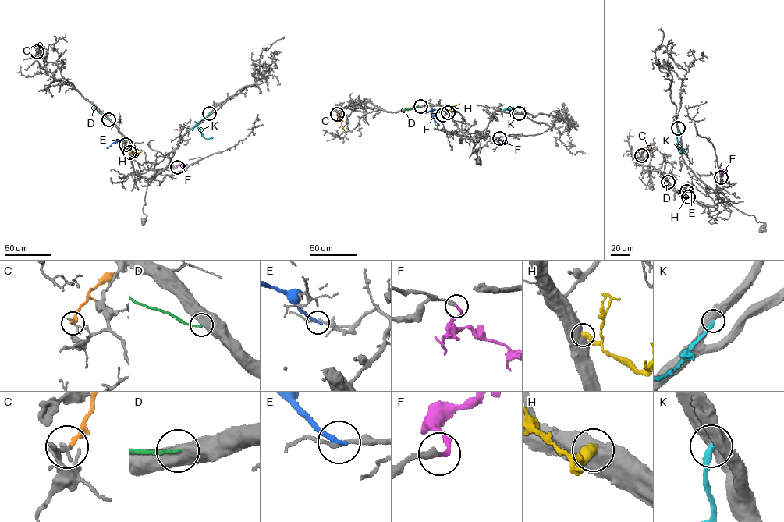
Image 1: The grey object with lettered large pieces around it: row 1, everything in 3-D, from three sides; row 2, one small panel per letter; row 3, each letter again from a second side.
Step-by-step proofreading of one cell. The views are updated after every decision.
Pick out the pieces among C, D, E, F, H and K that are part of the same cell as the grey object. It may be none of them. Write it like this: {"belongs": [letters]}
{"belongs": ["F"]}

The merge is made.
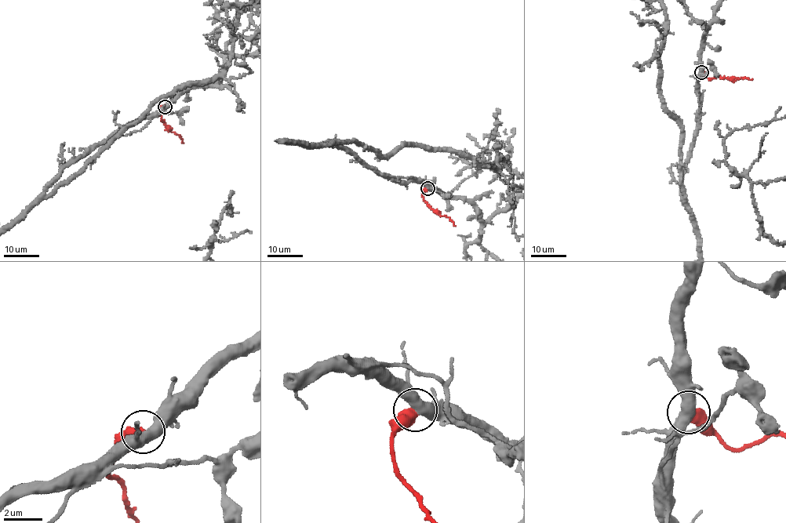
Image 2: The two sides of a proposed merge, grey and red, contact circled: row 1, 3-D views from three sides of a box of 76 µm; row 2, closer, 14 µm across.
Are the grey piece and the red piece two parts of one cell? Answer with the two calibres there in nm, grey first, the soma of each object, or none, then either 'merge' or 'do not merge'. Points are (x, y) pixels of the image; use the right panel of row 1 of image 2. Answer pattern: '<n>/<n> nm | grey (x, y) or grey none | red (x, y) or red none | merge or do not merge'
500/600 nm | grey none | red none | do not merge

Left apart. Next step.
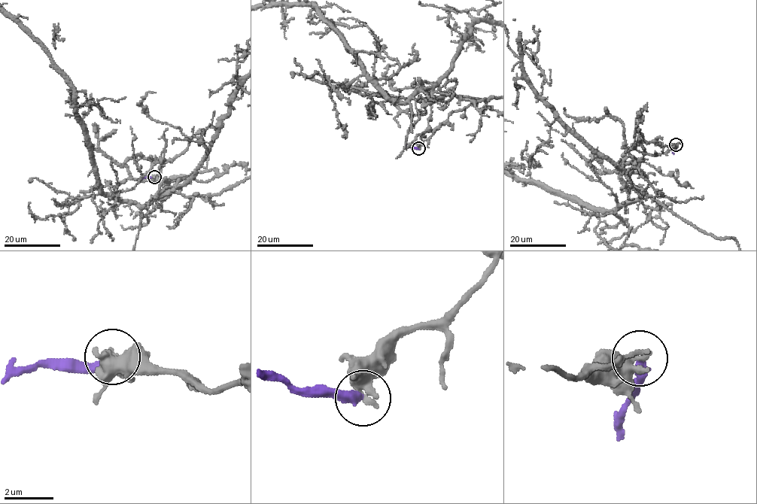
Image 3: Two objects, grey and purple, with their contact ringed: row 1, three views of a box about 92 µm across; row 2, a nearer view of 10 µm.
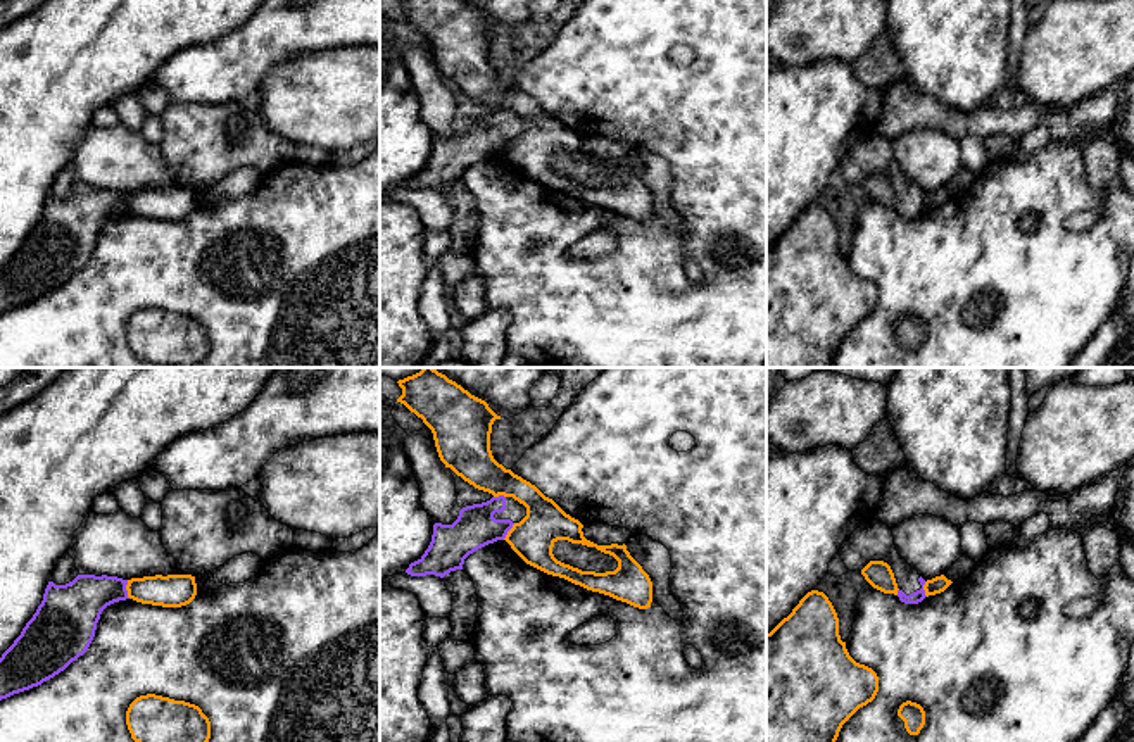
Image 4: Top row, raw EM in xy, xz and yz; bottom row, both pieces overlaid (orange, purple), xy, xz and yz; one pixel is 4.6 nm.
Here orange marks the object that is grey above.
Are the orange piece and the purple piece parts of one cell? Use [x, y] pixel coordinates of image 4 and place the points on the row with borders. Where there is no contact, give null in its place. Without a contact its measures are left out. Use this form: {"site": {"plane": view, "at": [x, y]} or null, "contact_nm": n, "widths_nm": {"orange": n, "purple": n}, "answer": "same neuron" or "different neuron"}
{"site": {"plane": "xy", "at": [126, 589]}, "contact_nm": 90, "widths_nm": {"orange": 160, "purple": 240}, "answer": "different neuron"}

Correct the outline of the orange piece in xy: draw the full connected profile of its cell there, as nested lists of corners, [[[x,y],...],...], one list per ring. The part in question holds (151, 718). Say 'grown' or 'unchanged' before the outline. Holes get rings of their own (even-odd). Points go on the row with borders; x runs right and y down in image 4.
unchanged | [[[147,694],[126,711],[135,742],[209,742],[211,721],[195,704]]]

